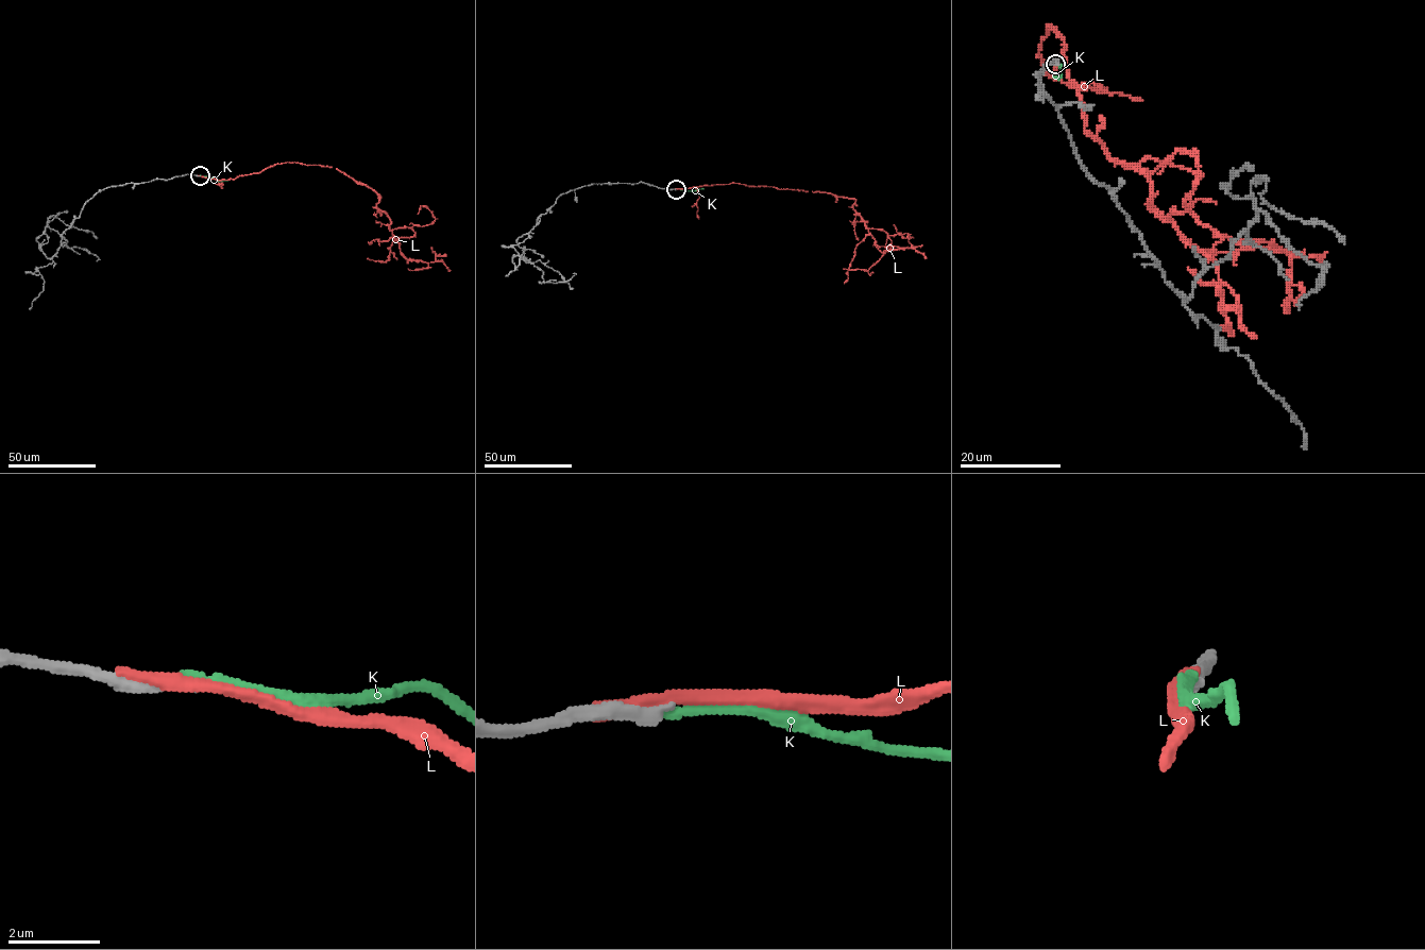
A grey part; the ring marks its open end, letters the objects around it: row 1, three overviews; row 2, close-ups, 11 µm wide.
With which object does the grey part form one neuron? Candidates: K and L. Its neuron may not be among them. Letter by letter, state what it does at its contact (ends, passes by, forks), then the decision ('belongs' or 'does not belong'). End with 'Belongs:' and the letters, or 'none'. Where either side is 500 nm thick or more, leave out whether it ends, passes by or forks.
K: it ends there; does not belong
L: it ends there; does not belong
Belongs: none

